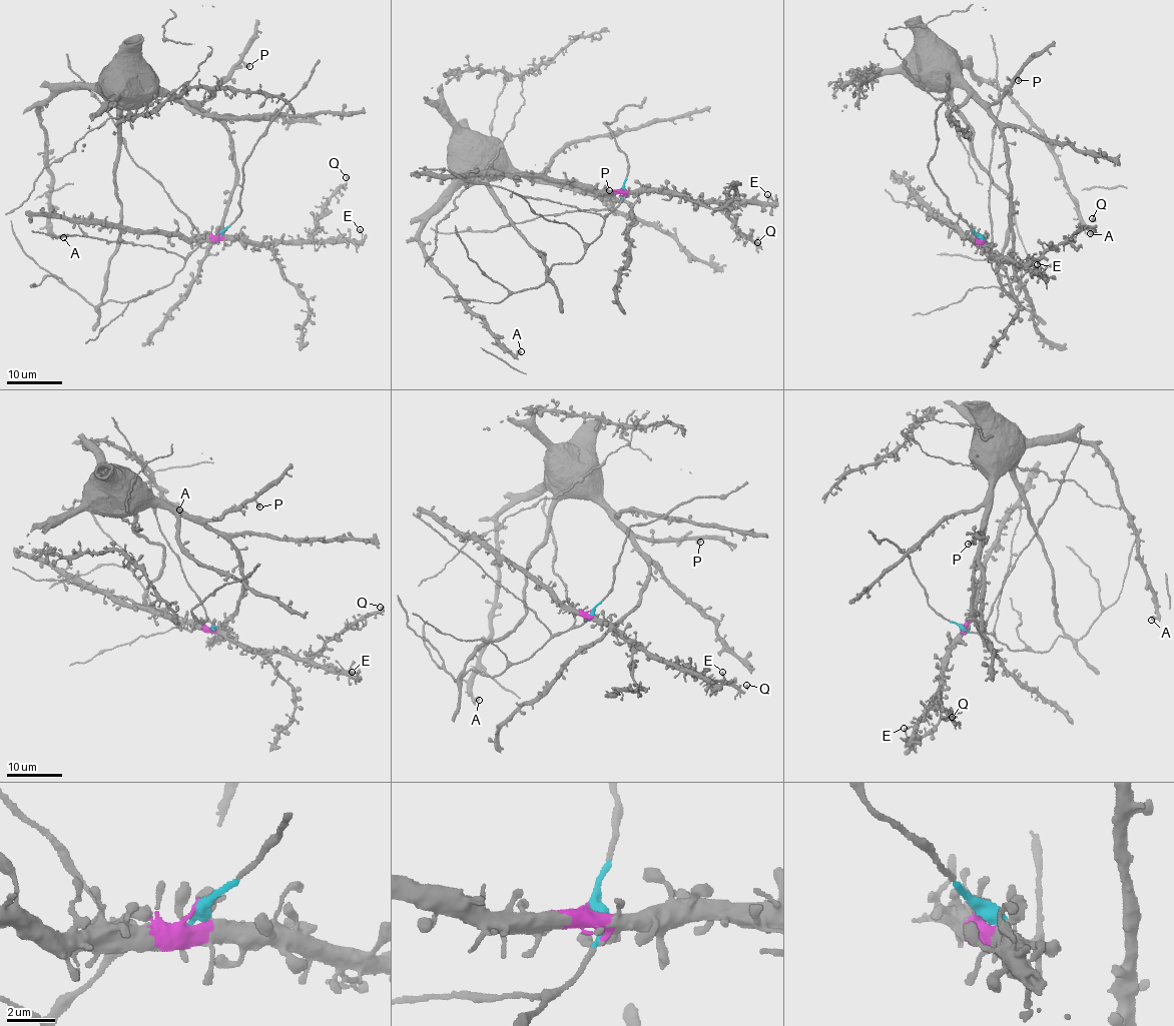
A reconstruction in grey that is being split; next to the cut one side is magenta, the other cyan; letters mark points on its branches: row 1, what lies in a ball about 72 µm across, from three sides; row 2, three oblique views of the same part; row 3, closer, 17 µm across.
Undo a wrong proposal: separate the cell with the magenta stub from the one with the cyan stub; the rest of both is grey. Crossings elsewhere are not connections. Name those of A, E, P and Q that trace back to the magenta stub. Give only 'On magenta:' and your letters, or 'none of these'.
On magenta: E, Q

